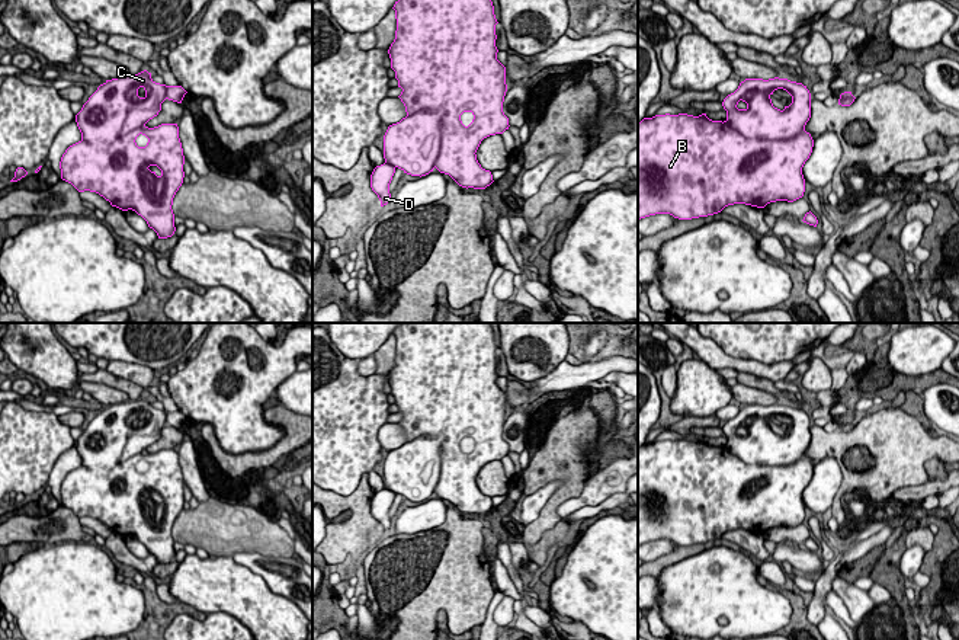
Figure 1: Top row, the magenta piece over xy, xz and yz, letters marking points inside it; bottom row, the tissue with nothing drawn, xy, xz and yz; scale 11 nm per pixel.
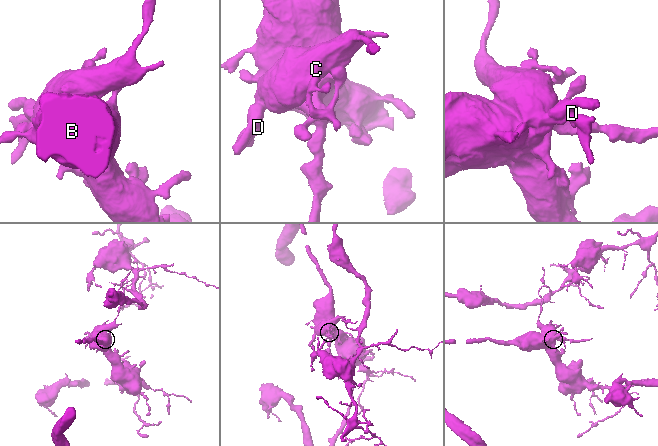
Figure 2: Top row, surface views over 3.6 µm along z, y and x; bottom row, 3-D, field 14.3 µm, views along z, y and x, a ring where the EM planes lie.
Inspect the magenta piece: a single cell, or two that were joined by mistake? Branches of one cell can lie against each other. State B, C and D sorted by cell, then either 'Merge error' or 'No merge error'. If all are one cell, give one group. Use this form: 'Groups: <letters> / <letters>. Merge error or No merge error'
Groups: B C D. No merge error

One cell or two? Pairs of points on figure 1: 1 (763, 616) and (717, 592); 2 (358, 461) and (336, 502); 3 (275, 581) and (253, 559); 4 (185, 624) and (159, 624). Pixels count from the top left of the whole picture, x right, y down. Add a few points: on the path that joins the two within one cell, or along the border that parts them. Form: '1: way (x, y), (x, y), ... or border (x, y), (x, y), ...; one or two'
1: way (751, 610), (737, 595), (728, 592); one
2: border (366, 473), (348, 495), (327, 490); two
3: way (269, 576), (257, 565); one
4: border (204, 616), (196, 618), (179, 614), (169, 624); two

